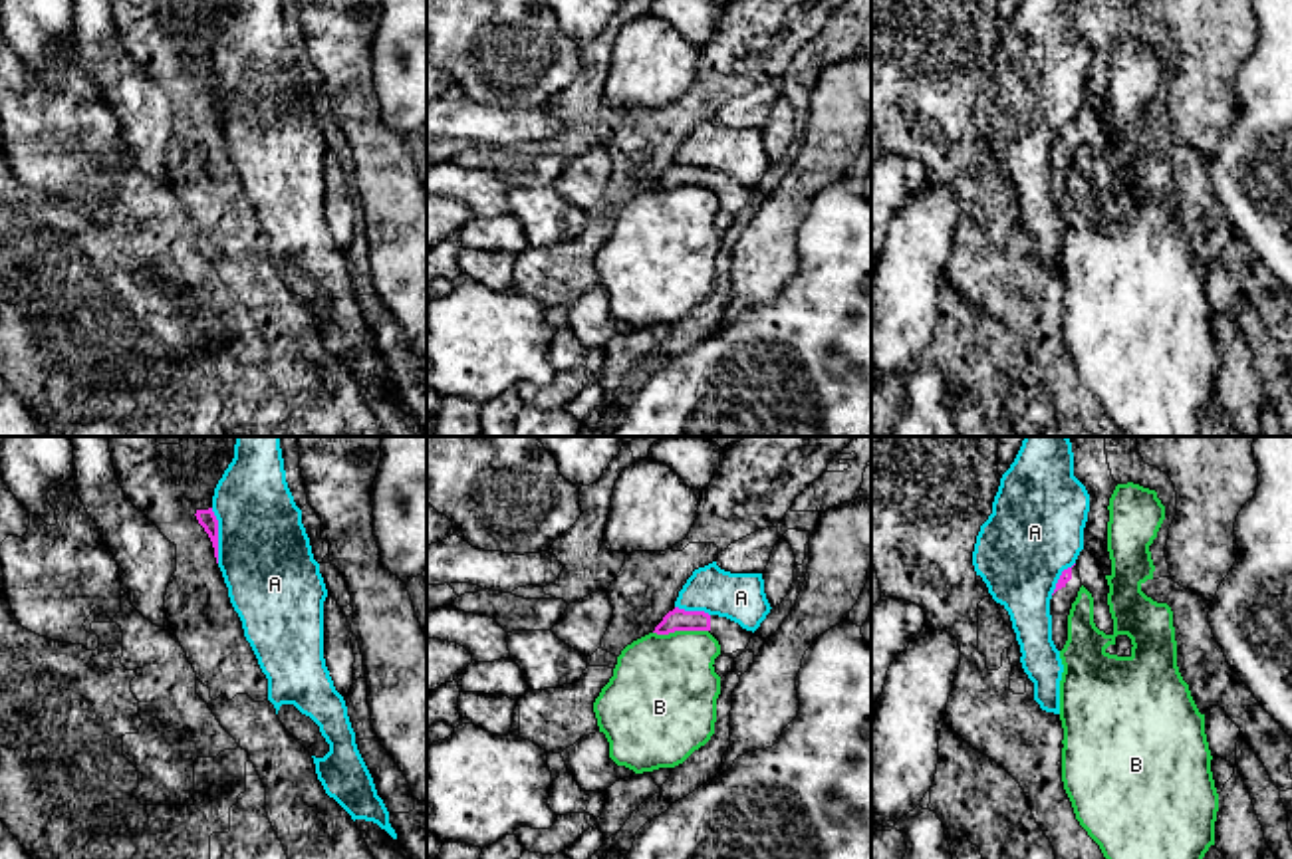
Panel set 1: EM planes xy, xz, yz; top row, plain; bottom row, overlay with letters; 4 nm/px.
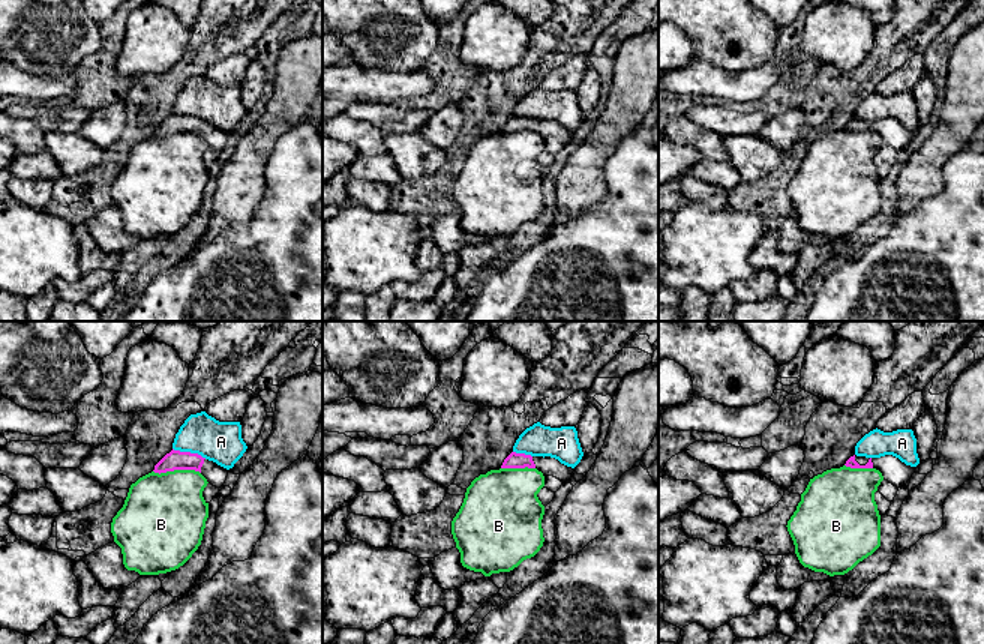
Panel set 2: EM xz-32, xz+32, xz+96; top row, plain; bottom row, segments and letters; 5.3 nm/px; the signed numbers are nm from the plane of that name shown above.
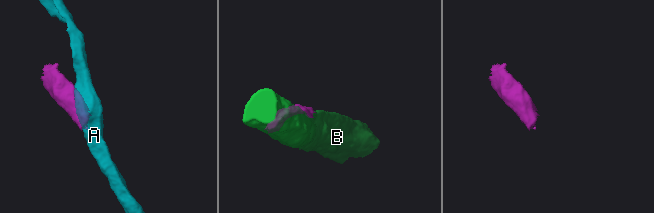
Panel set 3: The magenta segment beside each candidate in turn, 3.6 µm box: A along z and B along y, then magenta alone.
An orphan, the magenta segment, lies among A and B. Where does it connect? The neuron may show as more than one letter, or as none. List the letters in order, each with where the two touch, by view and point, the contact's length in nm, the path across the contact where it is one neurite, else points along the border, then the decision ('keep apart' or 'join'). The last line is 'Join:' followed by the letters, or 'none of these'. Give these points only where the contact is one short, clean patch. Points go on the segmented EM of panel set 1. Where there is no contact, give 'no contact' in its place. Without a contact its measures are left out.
A: meets magenta in xy at (217, 536); contact 220 nm long; keep apart
B: meets magenta in xz at (679, 629); contact 220 nm long; keep apart
Join: none of these

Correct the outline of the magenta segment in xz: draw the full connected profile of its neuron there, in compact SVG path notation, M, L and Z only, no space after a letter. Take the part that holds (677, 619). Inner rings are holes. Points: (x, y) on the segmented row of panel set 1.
M679 607L669 611L653 633L669 635L675 631L709 631L718 641L720 653L730 659L740 657L754 635L726 617L709 615L705 611L685 611Z

